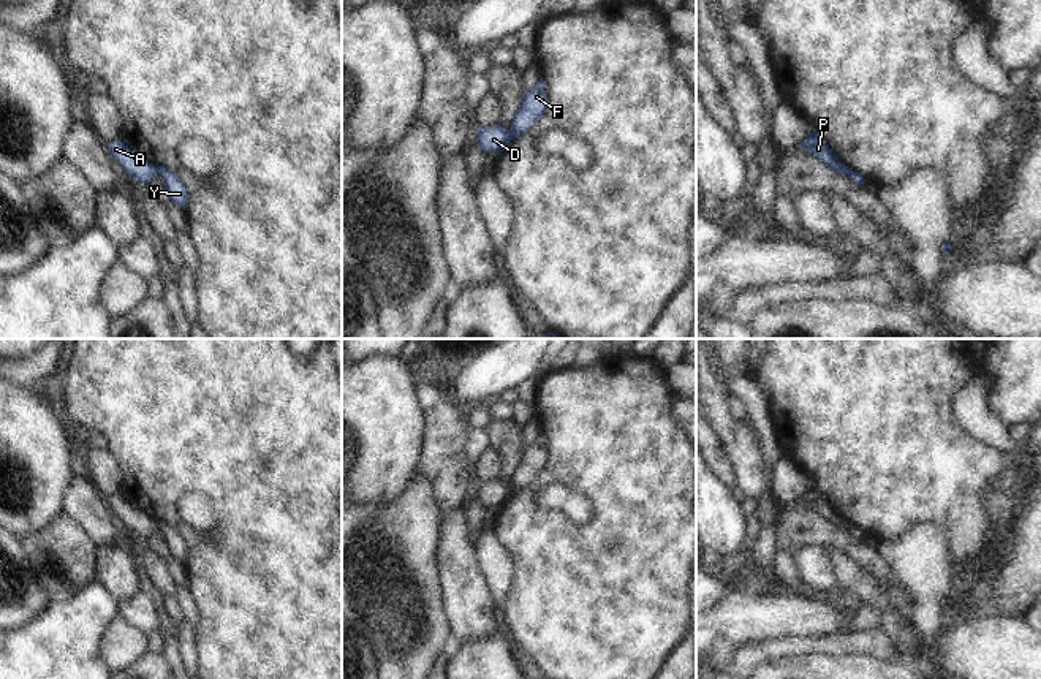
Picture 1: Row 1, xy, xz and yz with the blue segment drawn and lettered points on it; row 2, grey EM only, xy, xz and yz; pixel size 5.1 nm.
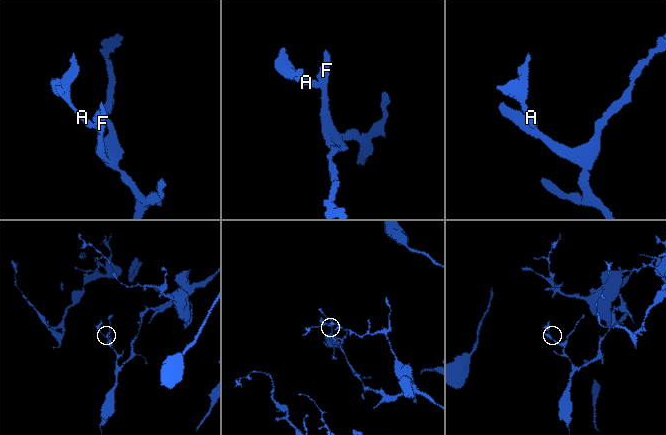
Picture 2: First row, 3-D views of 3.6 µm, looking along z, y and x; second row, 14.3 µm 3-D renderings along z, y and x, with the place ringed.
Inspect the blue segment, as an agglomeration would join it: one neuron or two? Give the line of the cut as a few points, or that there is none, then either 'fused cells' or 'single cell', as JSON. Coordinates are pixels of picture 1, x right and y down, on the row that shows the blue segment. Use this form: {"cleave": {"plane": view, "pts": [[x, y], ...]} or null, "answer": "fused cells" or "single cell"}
{"cleave": {"plane": "xy", "pts": [[157, 168], [158, 174]]}, "answer": "fused cells"}

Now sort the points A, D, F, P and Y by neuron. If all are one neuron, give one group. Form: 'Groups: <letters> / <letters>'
Groups: A D / F P Y

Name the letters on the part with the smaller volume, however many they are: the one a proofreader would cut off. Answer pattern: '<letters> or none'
A, D

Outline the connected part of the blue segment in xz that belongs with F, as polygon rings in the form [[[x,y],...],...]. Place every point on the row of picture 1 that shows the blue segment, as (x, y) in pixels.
[[[539,79],[530,90],[524,92],[522,103],[513,117],[509,131],[513,138],[519,138],[541,119],[547,108],[544,82]]]

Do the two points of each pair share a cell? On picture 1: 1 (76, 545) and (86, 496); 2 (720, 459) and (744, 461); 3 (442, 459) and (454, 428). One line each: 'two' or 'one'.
1: two
2: two
3: one

